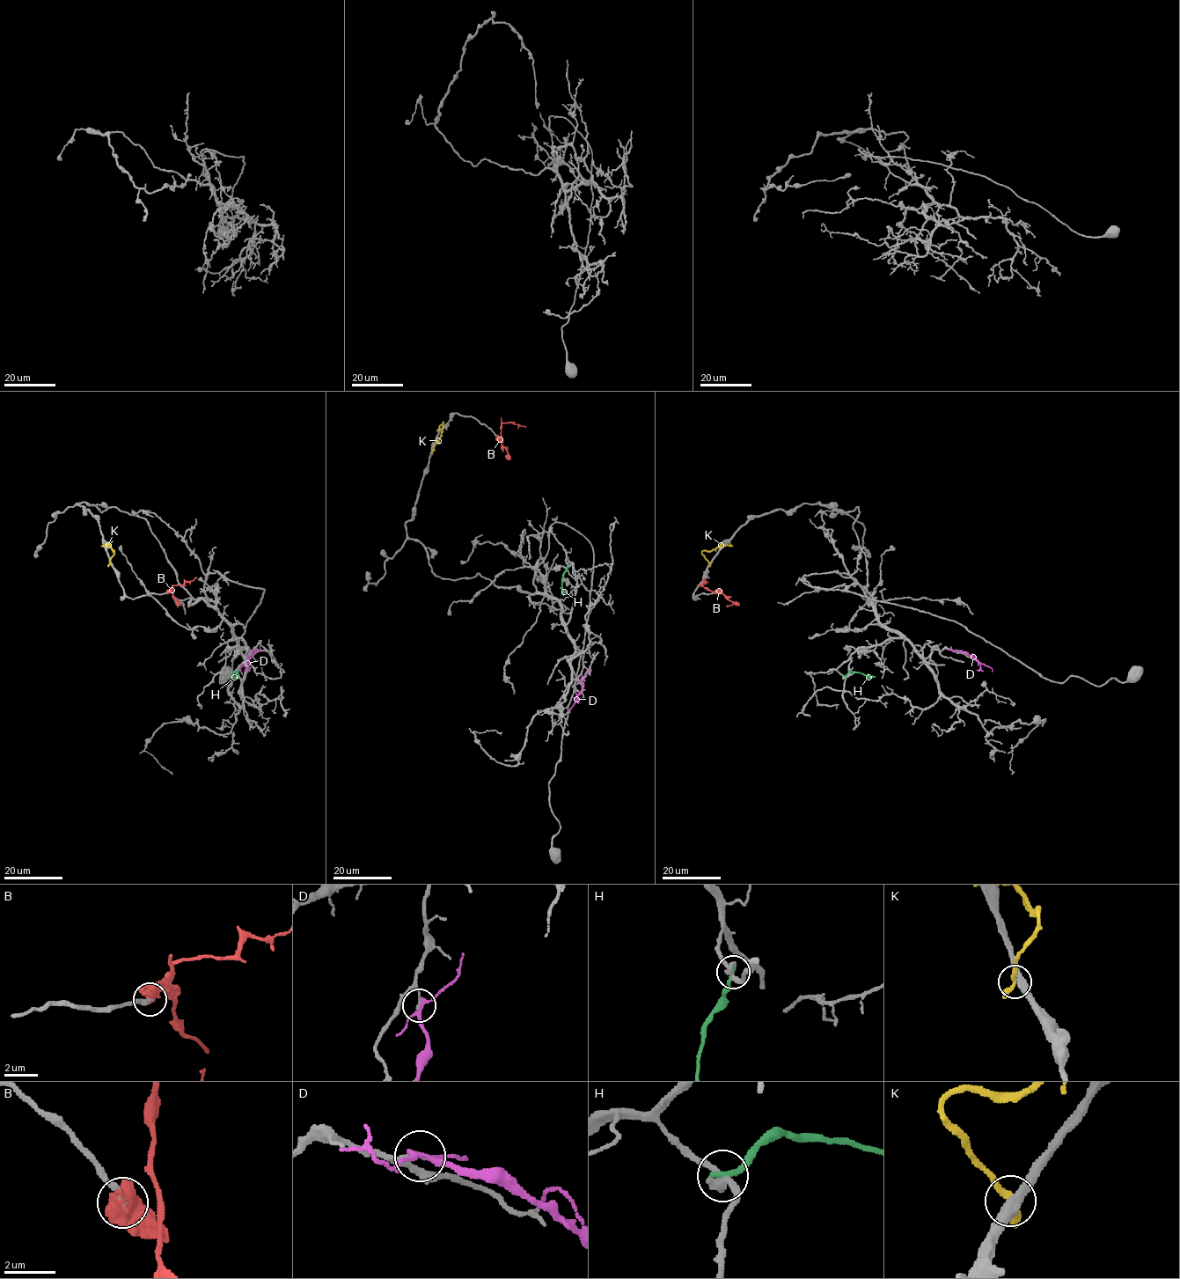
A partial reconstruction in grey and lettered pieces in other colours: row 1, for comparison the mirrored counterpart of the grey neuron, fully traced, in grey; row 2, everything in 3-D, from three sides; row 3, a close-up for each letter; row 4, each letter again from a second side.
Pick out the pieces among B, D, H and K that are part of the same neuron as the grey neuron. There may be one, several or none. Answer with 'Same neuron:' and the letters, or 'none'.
Same neuron: B

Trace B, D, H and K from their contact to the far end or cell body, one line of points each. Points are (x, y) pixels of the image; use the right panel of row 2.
B: (717, 592), (708, 591), (702, 584), (707, 577)
D: (956, 650), (966, 651), (991, 667), (992, 672)
H: (844, 676), (853, 672), (875, 677)
K: (709, 563), (702, 551), (711, 551), (721, 546), (732, 547)

